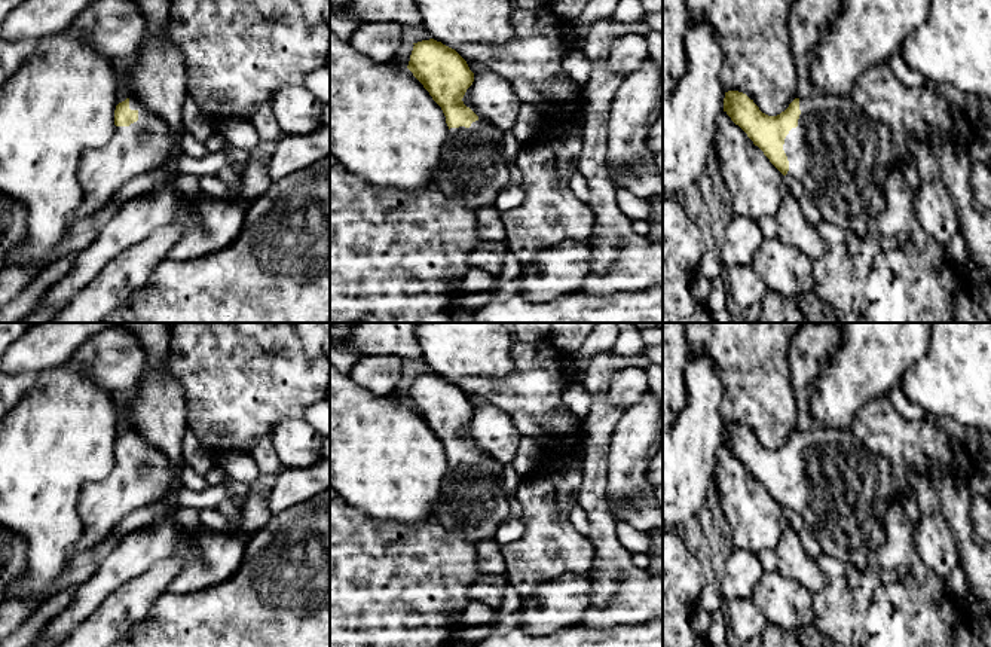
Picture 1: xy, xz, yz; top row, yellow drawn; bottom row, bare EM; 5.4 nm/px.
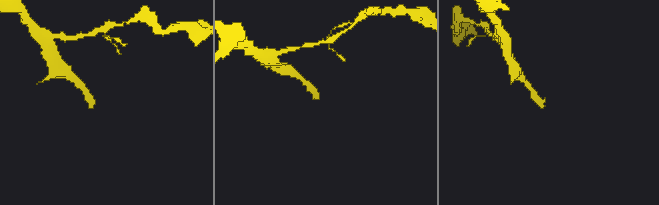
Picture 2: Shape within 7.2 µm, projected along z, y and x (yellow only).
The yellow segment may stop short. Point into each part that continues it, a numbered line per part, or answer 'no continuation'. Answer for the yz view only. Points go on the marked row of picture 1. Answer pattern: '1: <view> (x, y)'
1: yz (808, 156)

